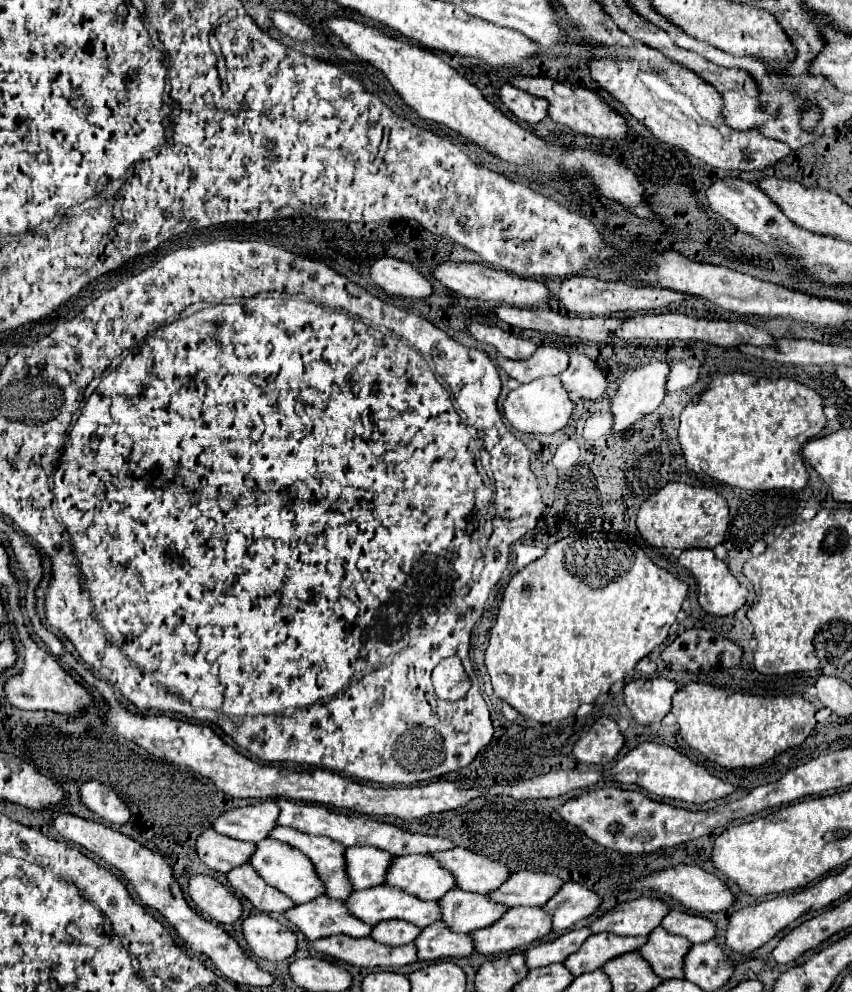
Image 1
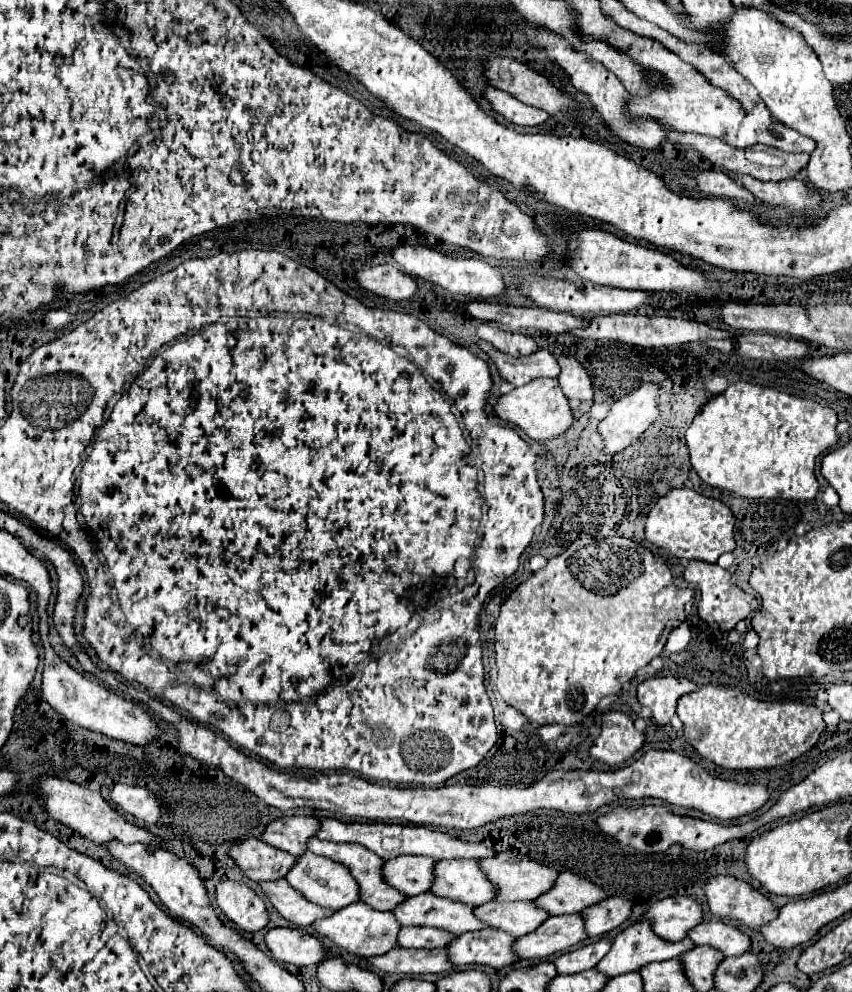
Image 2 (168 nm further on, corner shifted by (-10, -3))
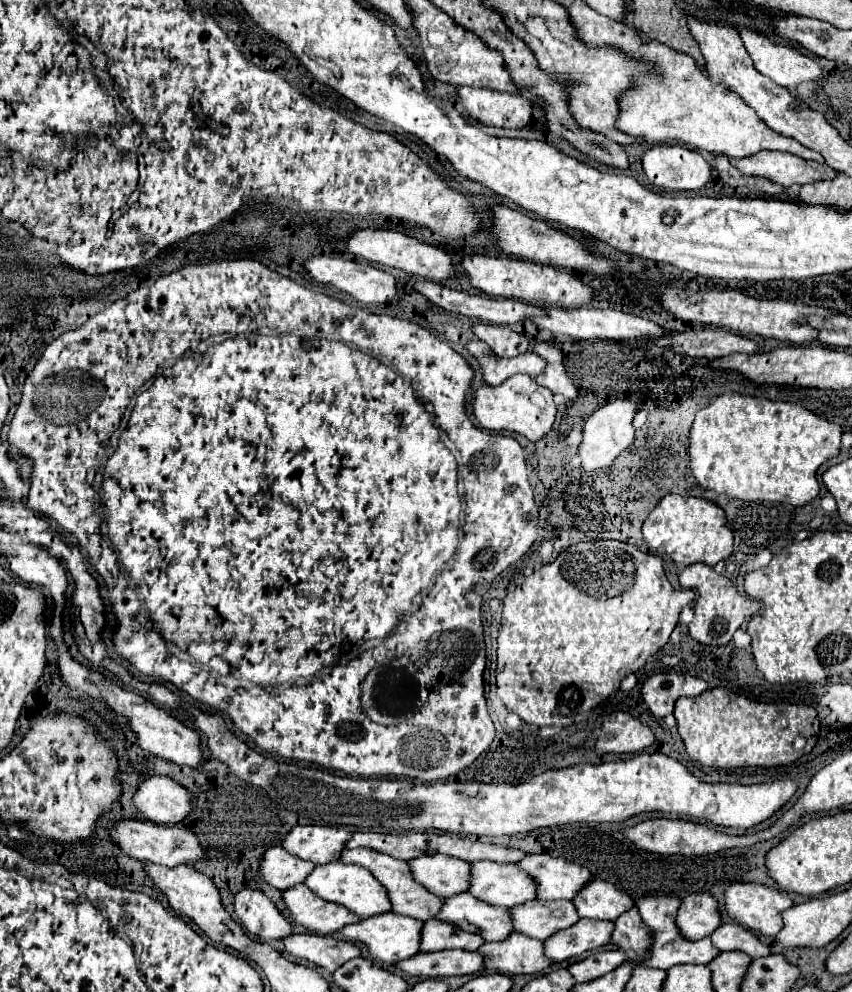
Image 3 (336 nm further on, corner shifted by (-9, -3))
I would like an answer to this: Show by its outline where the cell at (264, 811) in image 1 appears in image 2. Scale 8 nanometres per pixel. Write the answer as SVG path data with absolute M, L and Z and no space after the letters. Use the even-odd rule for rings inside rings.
M288 815L270 821L266 829L258 835L258 839L298 857L306 851L306 839L312 837L316 829L318 819L304 815Z

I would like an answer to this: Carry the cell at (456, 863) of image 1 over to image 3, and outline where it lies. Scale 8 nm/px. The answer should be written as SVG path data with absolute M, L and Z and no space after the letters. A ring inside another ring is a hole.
M547 853L527 855L519 867L523 867L539 883L537 899L549 901L575 899L577 893L593 879L587 867Z

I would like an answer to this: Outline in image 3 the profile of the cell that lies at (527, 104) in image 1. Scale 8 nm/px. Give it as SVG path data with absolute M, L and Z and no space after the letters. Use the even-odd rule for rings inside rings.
M457 87L455 93L467 113L483 125L521 129L531 123L533 105L521 95L499 93L487 87Z

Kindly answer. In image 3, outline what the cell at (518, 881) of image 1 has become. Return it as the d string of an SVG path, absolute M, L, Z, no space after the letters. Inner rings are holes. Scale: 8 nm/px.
M593 879L589 885L585 885L581 895L577 895L573 903L581 917L603 921L615 921L619 915L623 915L635 905L627 893L599 879Z

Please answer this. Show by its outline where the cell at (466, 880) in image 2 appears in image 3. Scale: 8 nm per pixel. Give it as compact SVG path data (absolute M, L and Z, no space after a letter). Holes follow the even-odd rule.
M473 863L471 895L497 907L517 907L537 897L537 883L519 865Z

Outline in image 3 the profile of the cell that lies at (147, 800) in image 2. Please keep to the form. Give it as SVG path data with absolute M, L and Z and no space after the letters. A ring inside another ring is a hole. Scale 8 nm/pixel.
M155 775L143 781L133 797L145 819L157 825L181 823L191 813L191 799L191 791L163 775Z

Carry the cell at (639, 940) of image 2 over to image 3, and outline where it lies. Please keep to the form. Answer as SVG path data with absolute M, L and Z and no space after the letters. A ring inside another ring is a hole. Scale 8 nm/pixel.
M641 897L637 899L637 909L643 915L643 921L647 927L653 927L655 933L655 943L653 943L653 955L649 955L649 959L645 959L645 963L641 965L651 965L657 969L669 969L673 965L681 965L681 963L693 963L693 965L707 965L711 963L721 951L717 947L713 947L711 937L705 937L701 941L689 941L685 939L675 923L677 911L681 907L681 899L679 897Z

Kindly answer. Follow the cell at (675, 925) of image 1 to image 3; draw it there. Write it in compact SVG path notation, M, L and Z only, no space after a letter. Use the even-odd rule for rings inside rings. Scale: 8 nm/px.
M721 925L713 935L713 945L721 951L743 951L751 955L753 959L757 957L767 957L771 955L771 947L765 945L753 931L741 927L741 925Z

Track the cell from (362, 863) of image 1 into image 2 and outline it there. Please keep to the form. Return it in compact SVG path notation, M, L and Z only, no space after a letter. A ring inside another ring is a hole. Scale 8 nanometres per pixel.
M398 855L394 859L384 861L382 877L390 887L400 891L402 895L418 895L430 889L434 863L436 861L430 857Z

